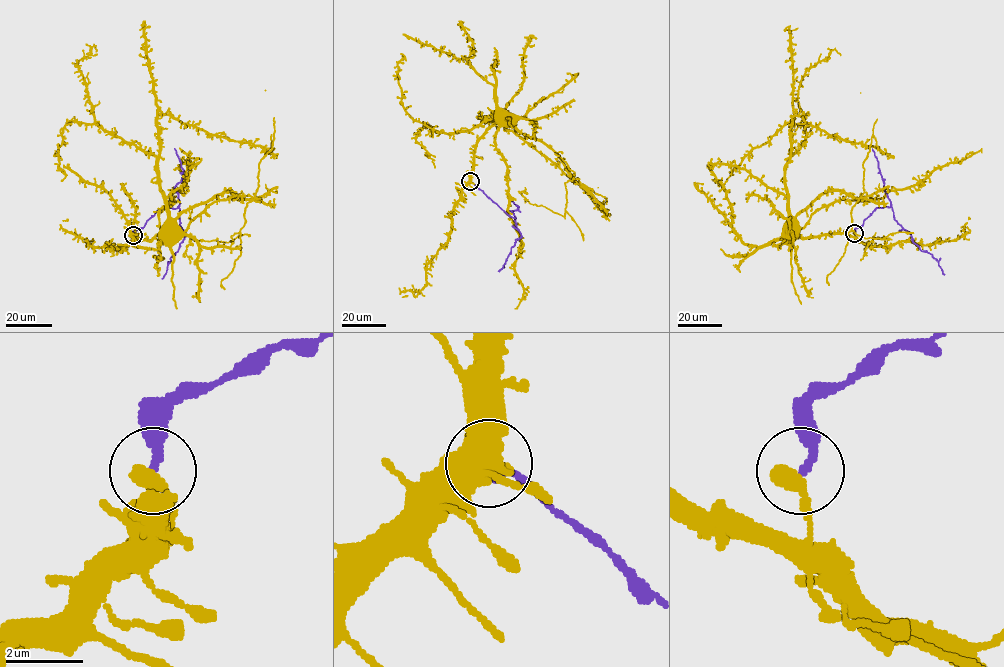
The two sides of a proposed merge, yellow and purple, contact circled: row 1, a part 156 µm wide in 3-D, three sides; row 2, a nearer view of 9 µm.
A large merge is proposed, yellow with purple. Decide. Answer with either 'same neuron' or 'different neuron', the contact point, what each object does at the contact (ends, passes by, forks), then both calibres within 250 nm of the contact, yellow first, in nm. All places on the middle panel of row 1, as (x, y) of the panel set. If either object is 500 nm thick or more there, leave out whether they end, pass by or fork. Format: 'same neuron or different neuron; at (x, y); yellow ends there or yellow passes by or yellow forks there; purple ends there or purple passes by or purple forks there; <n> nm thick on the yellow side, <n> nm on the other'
different neuron; at (470, 181); yellow ends there; purple ends there; 420 nm thick on the yellow side, 220 nm on the other

